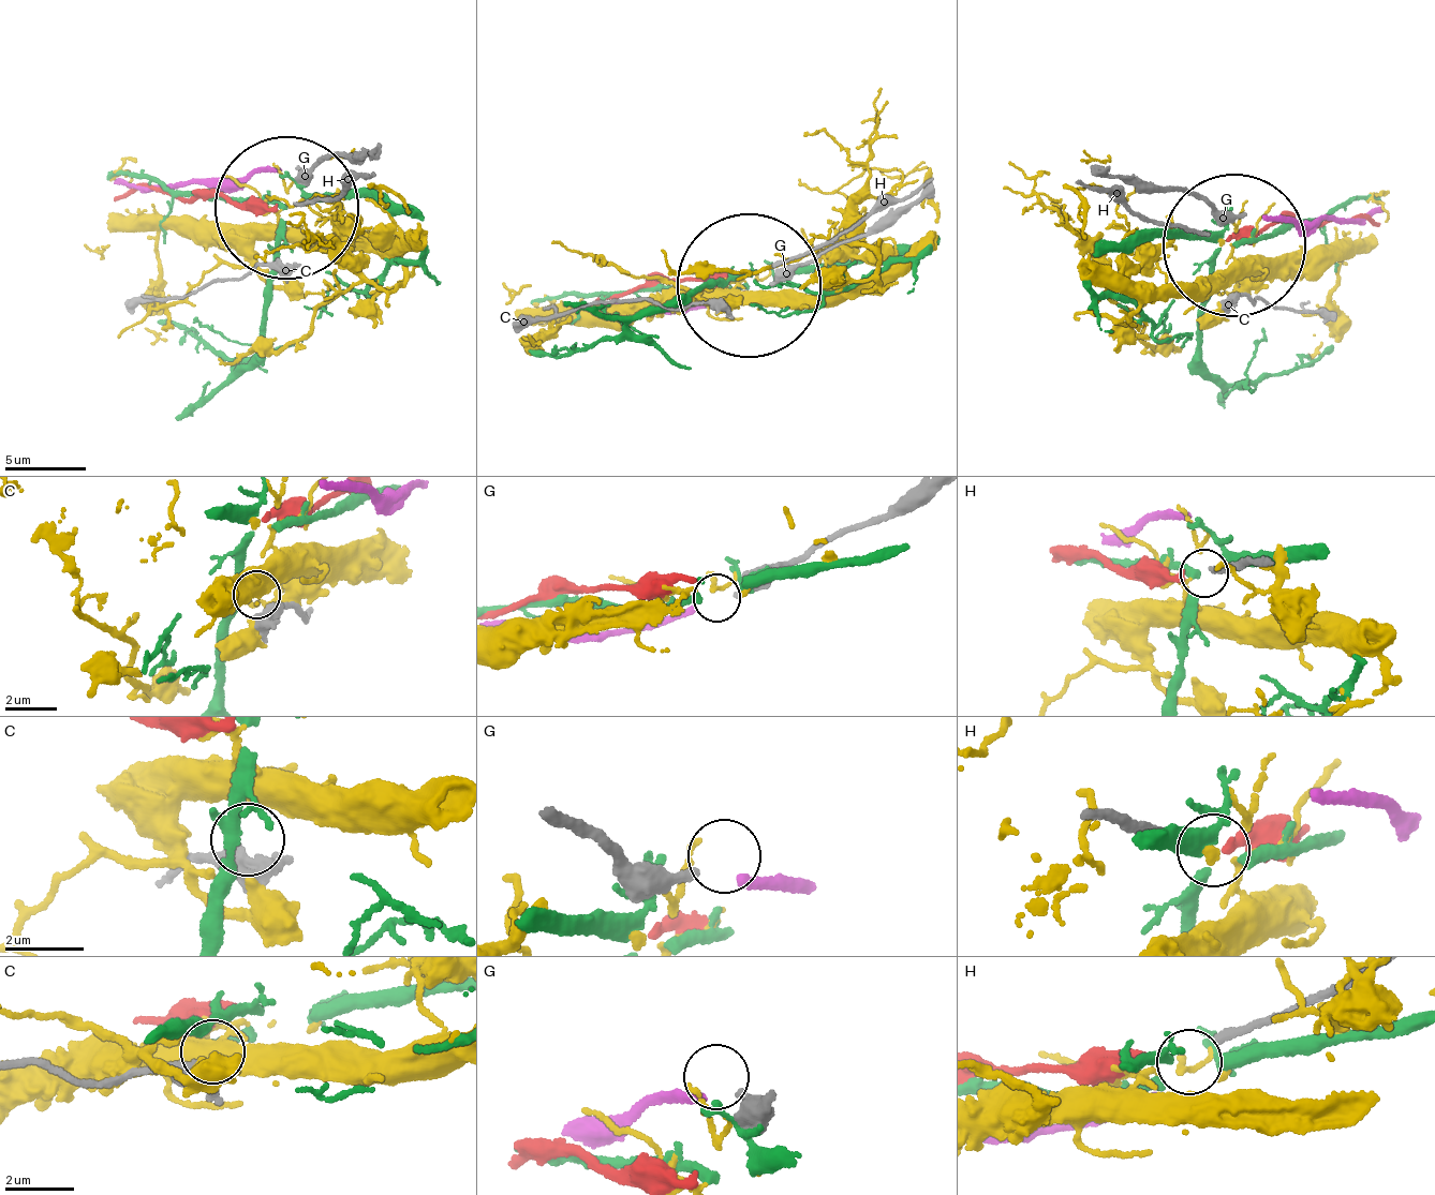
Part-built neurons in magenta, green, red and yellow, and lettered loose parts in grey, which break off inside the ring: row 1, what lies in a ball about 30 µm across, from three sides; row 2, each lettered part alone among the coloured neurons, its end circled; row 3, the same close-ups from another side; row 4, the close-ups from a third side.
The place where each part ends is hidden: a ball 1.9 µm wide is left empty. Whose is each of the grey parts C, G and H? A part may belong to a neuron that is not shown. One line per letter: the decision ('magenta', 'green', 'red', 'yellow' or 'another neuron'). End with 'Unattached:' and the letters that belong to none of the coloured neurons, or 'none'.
C: another neuron
G: magenta
H: red
Unattached: C

